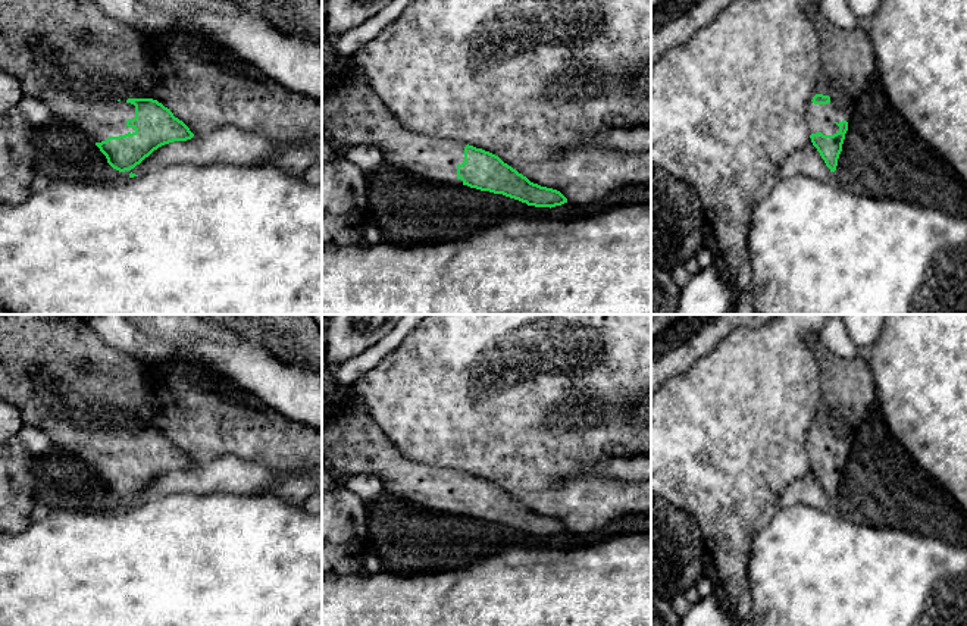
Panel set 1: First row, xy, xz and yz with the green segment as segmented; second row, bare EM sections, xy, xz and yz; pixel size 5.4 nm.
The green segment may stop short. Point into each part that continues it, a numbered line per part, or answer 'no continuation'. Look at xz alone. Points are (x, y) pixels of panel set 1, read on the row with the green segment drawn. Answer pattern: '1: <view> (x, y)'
1: xz (353, 113)

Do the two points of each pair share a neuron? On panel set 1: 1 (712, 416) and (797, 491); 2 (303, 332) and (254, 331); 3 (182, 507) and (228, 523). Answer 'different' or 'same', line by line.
1: different
2: same
3: same

